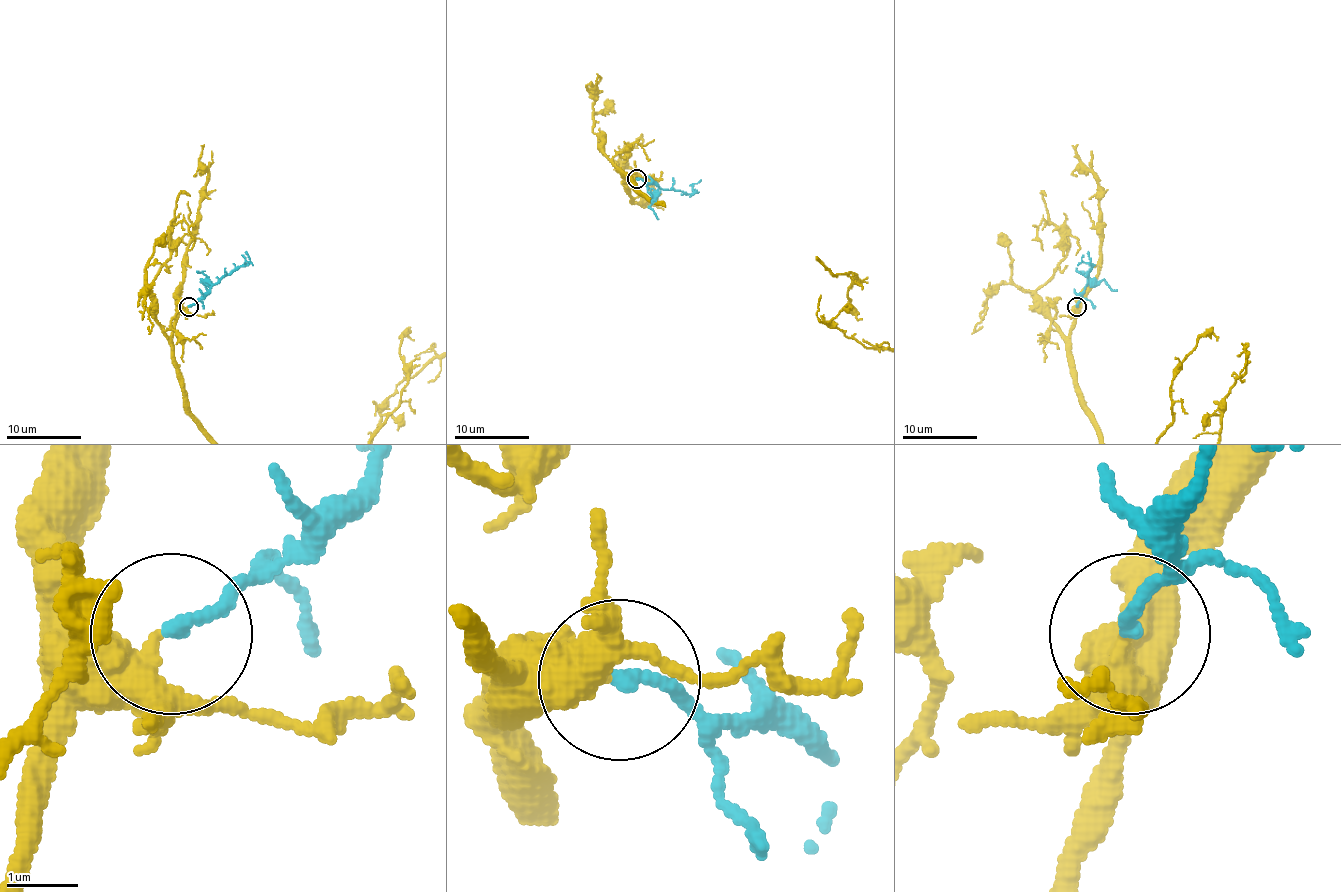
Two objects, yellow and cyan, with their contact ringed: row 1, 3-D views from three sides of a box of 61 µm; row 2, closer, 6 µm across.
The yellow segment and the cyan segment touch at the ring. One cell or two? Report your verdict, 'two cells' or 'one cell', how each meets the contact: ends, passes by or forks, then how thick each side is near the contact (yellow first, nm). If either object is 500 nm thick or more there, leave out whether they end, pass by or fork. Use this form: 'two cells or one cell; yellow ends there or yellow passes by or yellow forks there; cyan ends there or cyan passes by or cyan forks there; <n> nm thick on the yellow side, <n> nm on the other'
one cell; yellow passes by; cyan ends there; 320 nm thick on the yellow side, 200 nm on the other

